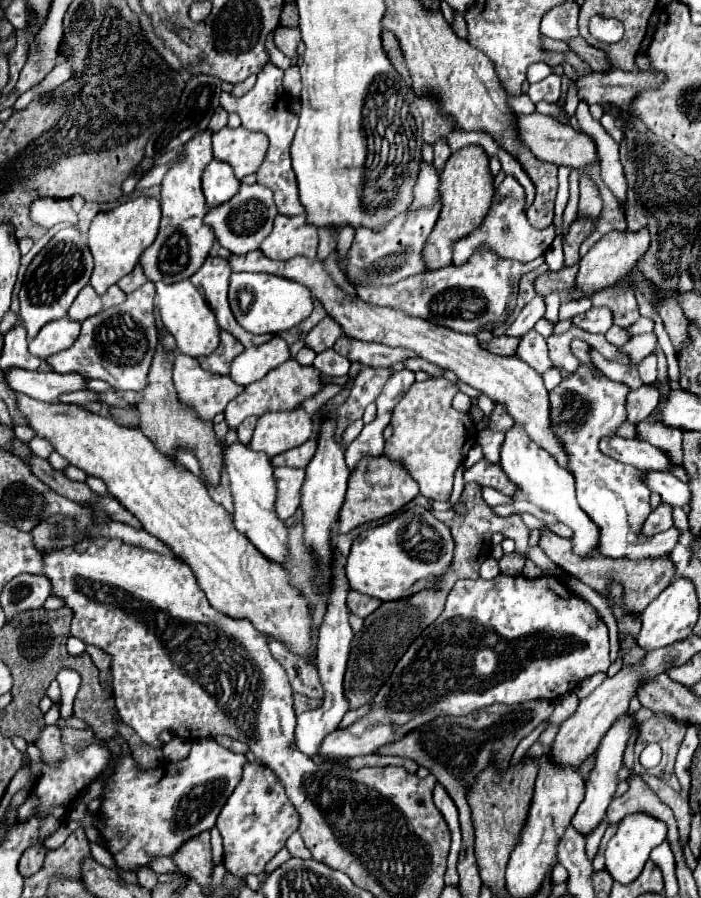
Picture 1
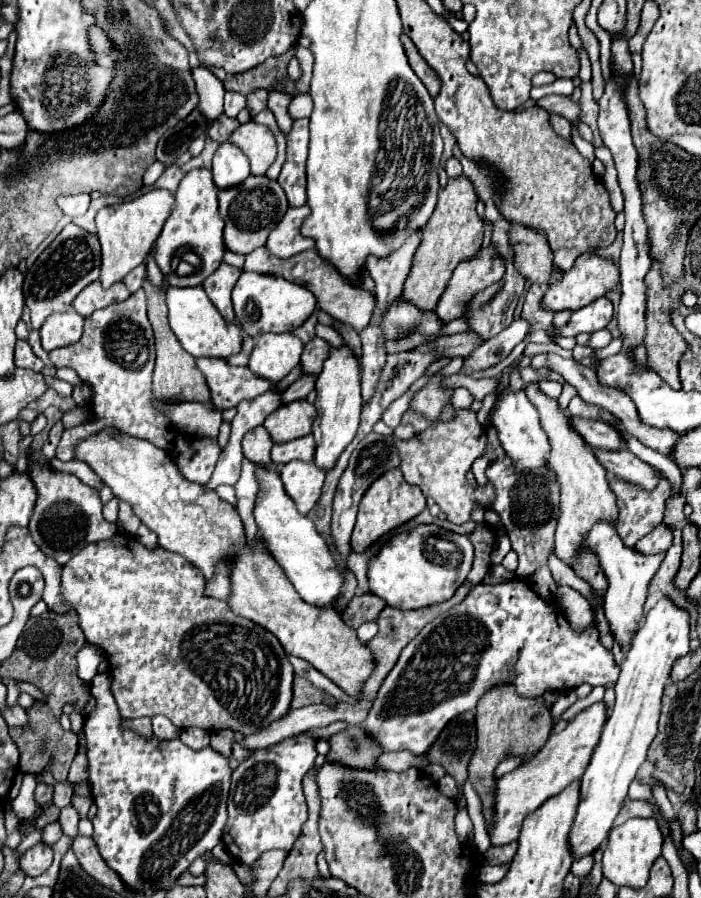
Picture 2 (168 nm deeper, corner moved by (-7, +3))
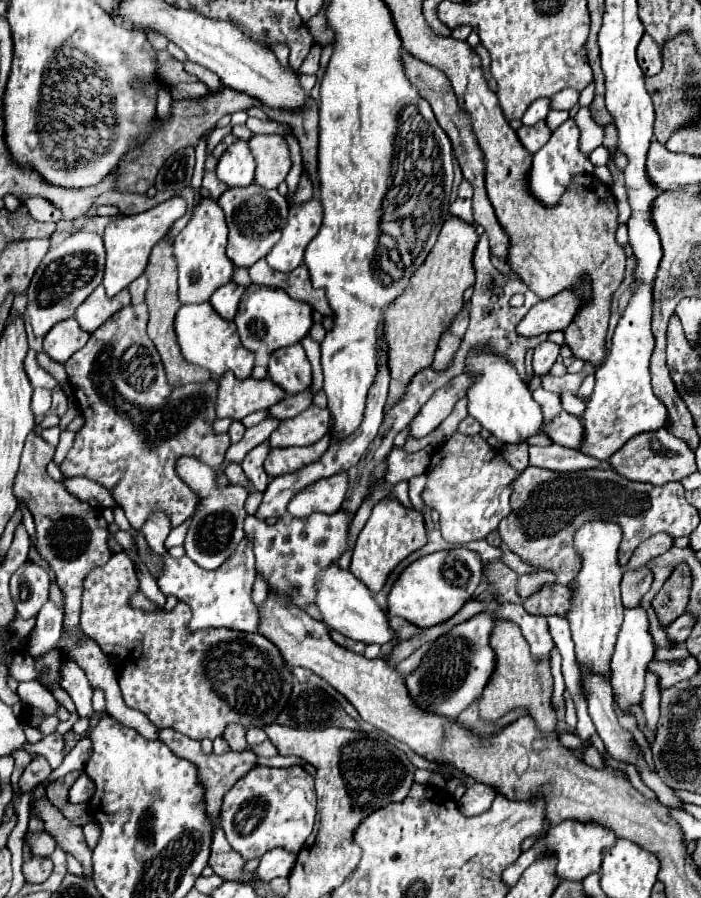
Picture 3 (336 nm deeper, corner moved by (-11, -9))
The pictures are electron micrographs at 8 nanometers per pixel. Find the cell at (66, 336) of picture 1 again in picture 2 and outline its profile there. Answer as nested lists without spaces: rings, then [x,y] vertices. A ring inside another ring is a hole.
[[[74,309],[68,313],[56,313],[44,321],[40,329],[40,339],[42,347],[46,351],[52,351],[56,347],[66,347],[76,343],[82,337],[82,327],[84,327],[84,317],[78,315]]]

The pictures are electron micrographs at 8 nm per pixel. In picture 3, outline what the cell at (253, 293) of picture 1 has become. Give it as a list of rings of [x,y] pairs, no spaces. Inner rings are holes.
[[[250,285],[238,305],[238,313],[234,317],[238,327],[242,345],[248,351],[276,351],[280,347],[290,347],[304,339],[312,327],[312,309],[304,301],[296,301],[288,297],[282,289],[272,289],[264,285]]]

